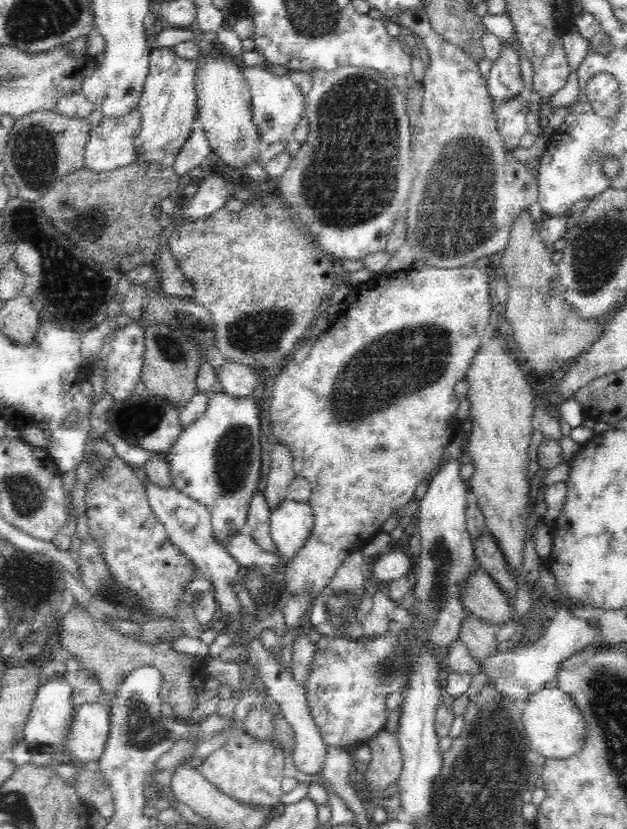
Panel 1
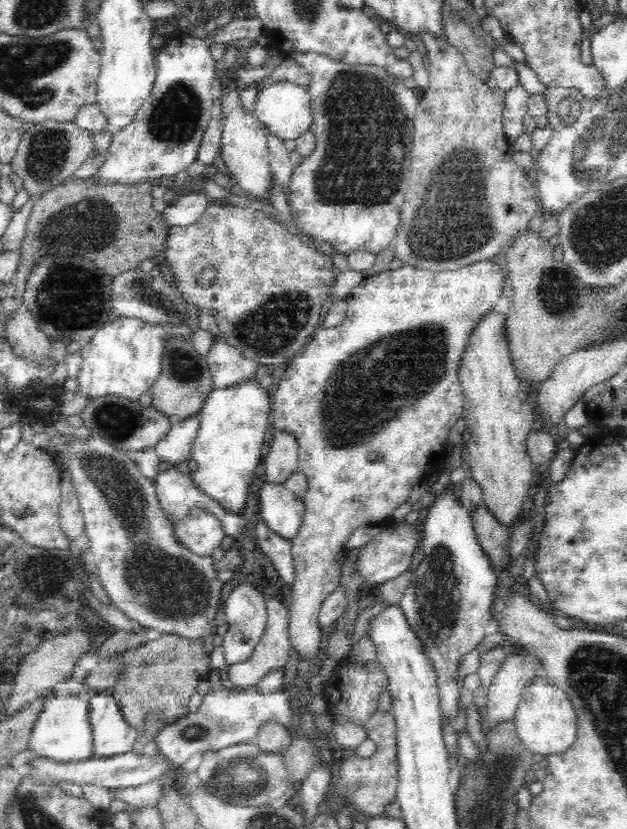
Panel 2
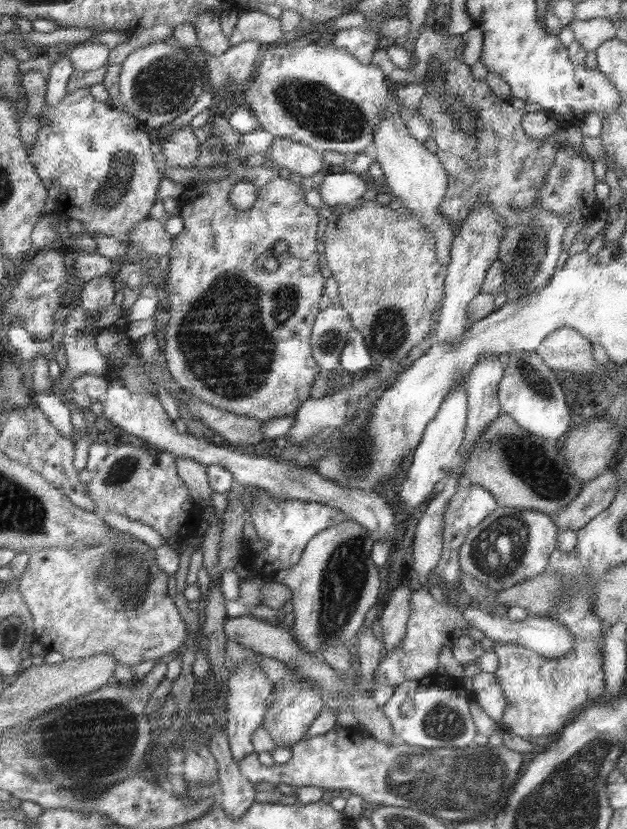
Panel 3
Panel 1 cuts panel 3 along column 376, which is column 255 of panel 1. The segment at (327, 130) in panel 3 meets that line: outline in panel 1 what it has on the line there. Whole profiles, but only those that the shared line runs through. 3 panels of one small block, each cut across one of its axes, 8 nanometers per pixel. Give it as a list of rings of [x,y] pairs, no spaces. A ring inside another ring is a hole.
[[[242,66],[242,74],[252,94],[252,122],[256,124],[260,142],[272,146],[274,142],[288,142],[294,136],[298,122],[306,116],[306,96],[296,88],[288,76],[276,76],[260,66]]]

